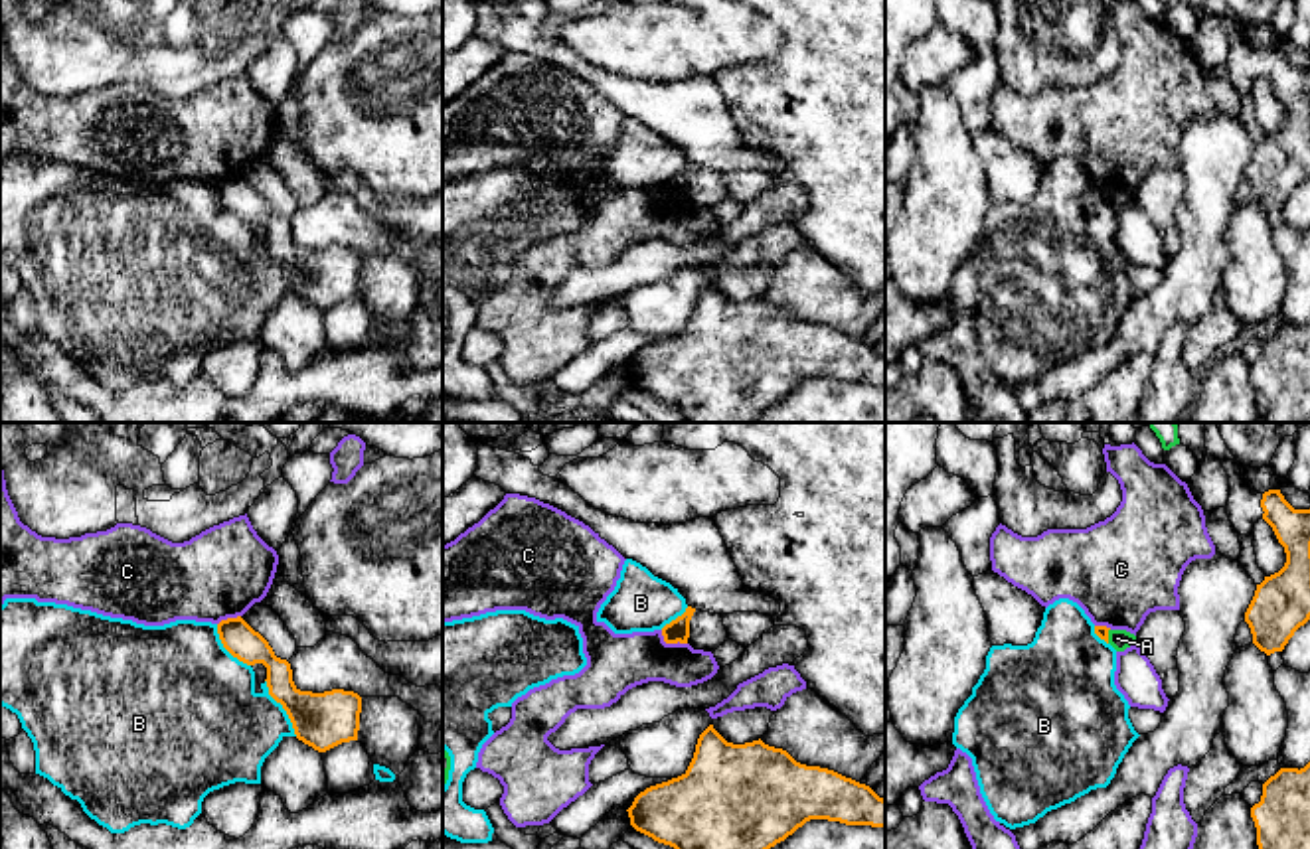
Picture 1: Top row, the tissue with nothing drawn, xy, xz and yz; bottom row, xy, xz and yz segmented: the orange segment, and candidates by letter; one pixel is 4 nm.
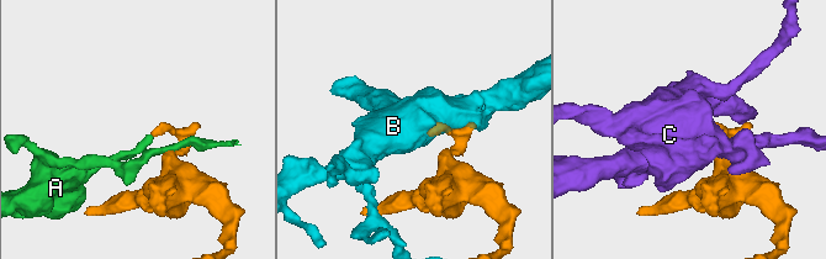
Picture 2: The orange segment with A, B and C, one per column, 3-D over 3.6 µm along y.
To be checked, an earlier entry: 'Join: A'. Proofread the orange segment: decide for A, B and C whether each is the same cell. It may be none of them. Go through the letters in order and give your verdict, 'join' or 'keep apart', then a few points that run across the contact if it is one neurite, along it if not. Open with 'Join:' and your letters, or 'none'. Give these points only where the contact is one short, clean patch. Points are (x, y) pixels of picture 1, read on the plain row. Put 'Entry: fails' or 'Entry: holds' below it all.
Join: none
A: keep apart; line yz (1109, 186), (1107, 200)
B: keep apart
C: keep apart; line xz (660, 188), (666, 200), (686, 202)
Entry: fails

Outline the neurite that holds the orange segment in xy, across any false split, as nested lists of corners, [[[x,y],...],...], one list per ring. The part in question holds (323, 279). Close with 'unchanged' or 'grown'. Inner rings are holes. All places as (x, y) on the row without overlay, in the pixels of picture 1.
[[[241,174],[217,182],[223,205],[247,223],[267,225],[269,253],[287,269],[294,292],[318,310],[358,298],[362,255],[354,249],[300,249],[287,217],[275,213],[269,199]]] | unchanged

